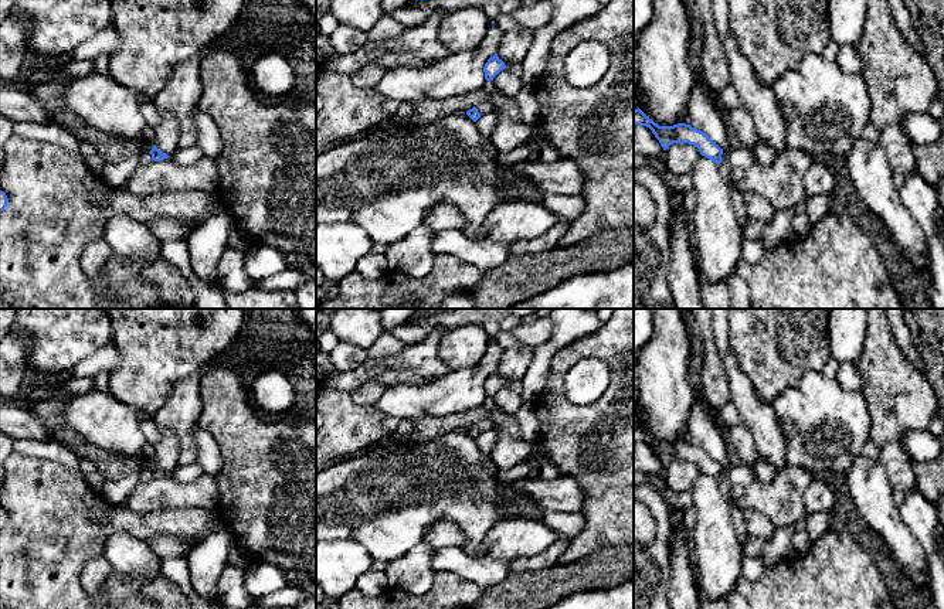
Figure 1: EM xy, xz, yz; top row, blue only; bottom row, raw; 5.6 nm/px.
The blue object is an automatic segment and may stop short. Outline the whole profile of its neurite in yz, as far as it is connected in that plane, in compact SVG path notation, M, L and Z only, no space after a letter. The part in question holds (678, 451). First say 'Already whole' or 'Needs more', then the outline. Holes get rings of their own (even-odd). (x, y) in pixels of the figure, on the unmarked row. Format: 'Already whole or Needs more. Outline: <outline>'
Already whole. Outline: M639 425L634 428L634 442L649 445L663 467L673 460L689 460L696 463L702 473L713 477L717 483L721 479L723 466L720 466L707 452L690 442L678 440L673 443L659 443Z

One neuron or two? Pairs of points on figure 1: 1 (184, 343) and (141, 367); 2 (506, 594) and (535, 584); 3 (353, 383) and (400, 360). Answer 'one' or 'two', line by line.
1: one
2: one
3: one

